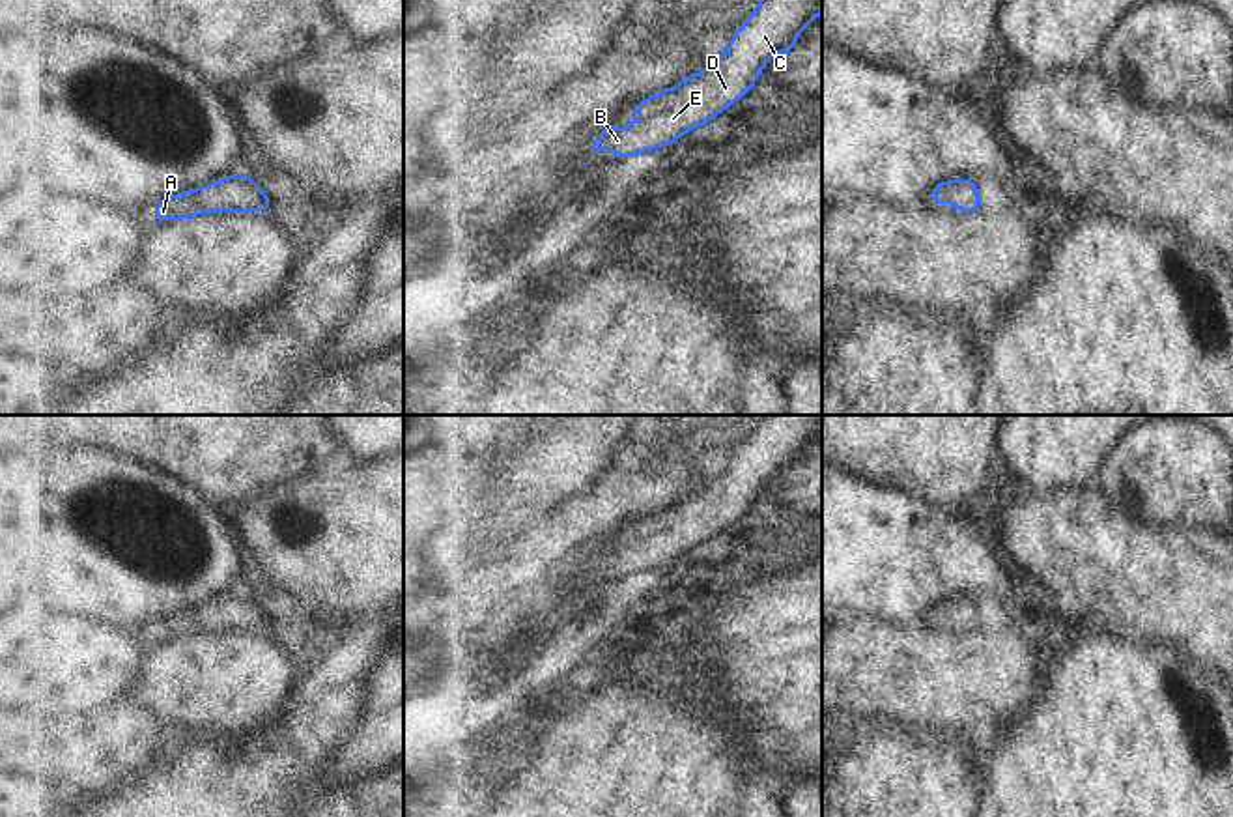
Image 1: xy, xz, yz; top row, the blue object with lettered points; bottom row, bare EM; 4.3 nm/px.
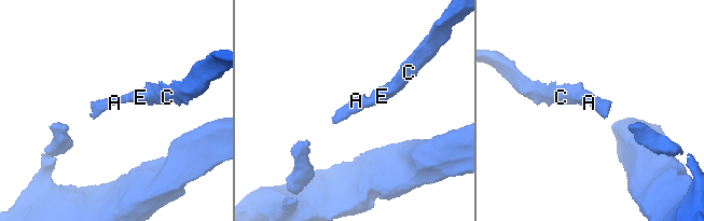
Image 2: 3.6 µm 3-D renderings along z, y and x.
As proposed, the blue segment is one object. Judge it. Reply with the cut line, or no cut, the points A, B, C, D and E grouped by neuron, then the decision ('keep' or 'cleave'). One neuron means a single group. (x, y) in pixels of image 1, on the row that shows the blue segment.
no cut | A B C D E | keep

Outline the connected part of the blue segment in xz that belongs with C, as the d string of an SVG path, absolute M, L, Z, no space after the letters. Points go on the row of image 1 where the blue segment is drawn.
M760 0L749 19L732 34L730 47L706 71L689 73L680 84L639 101L631 127L616 129L607 123L592 144L592 153L609 148L615 159L626 159L633 153L652 151L658 146L671 146L678 136L708 123L753 88L772 56L794 50L796 37L820 11L822 0Z

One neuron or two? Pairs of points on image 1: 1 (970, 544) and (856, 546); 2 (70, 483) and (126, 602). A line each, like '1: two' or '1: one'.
1: one
2: one

